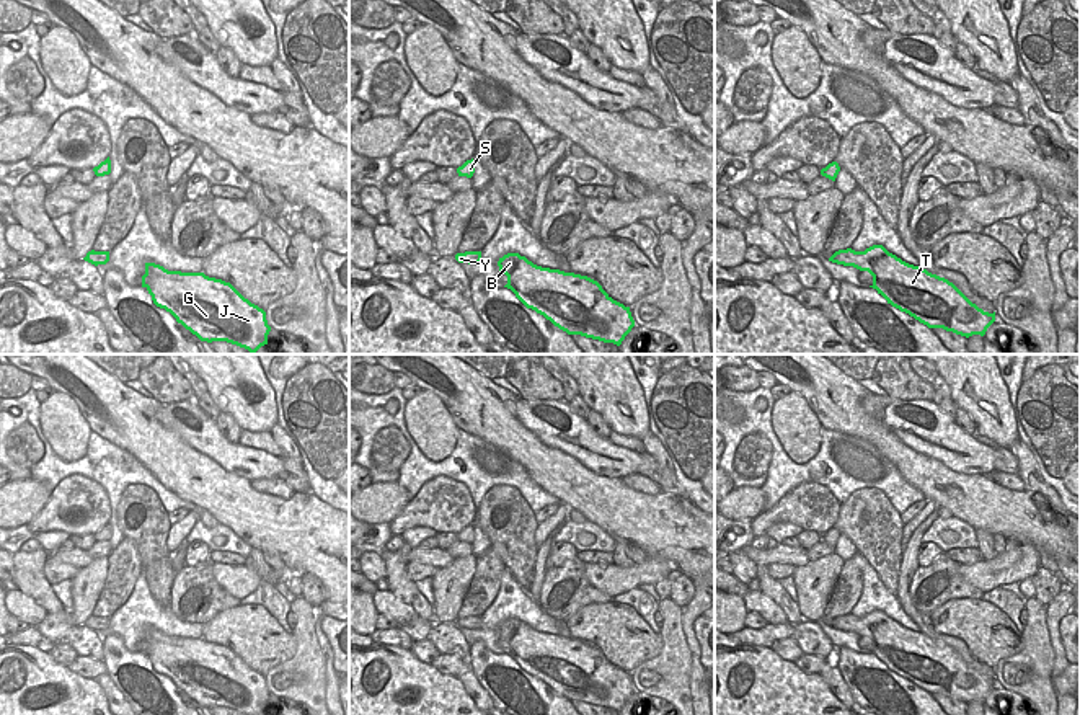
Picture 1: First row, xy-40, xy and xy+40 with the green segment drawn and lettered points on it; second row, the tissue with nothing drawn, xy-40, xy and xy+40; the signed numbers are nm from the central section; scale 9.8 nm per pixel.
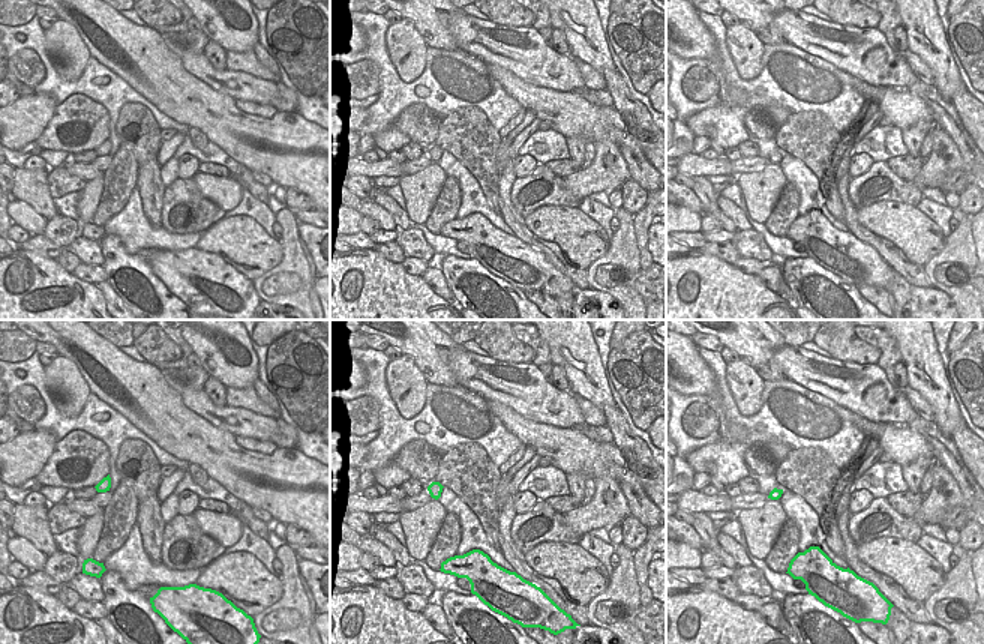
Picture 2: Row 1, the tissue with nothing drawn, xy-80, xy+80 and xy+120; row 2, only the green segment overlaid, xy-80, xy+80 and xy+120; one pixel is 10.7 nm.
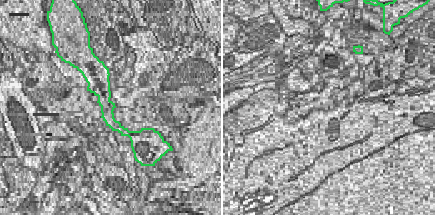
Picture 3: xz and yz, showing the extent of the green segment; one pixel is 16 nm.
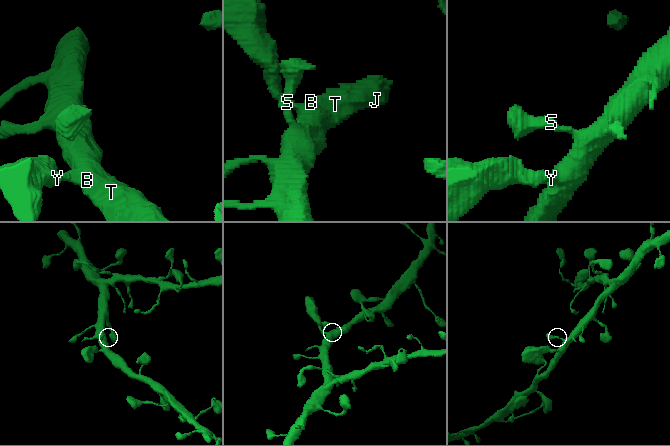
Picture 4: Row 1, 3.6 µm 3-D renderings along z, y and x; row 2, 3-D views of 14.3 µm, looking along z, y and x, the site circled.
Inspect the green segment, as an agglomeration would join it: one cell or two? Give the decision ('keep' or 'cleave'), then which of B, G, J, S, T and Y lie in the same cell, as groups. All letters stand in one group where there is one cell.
keep | B G J S T Y

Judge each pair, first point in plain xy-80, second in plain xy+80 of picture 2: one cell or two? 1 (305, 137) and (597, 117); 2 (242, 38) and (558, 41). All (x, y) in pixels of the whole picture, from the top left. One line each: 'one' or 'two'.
1: one
2: two

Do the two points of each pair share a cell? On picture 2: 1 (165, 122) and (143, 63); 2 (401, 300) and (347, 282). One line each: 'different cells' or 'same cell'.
1: different cells
2: same cell

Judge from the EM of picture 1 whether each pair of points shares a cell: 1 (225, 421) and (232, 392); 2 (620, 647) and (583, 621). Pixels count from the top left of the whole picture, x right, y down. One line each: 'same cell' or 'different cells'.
1: different cells
2: same cell

